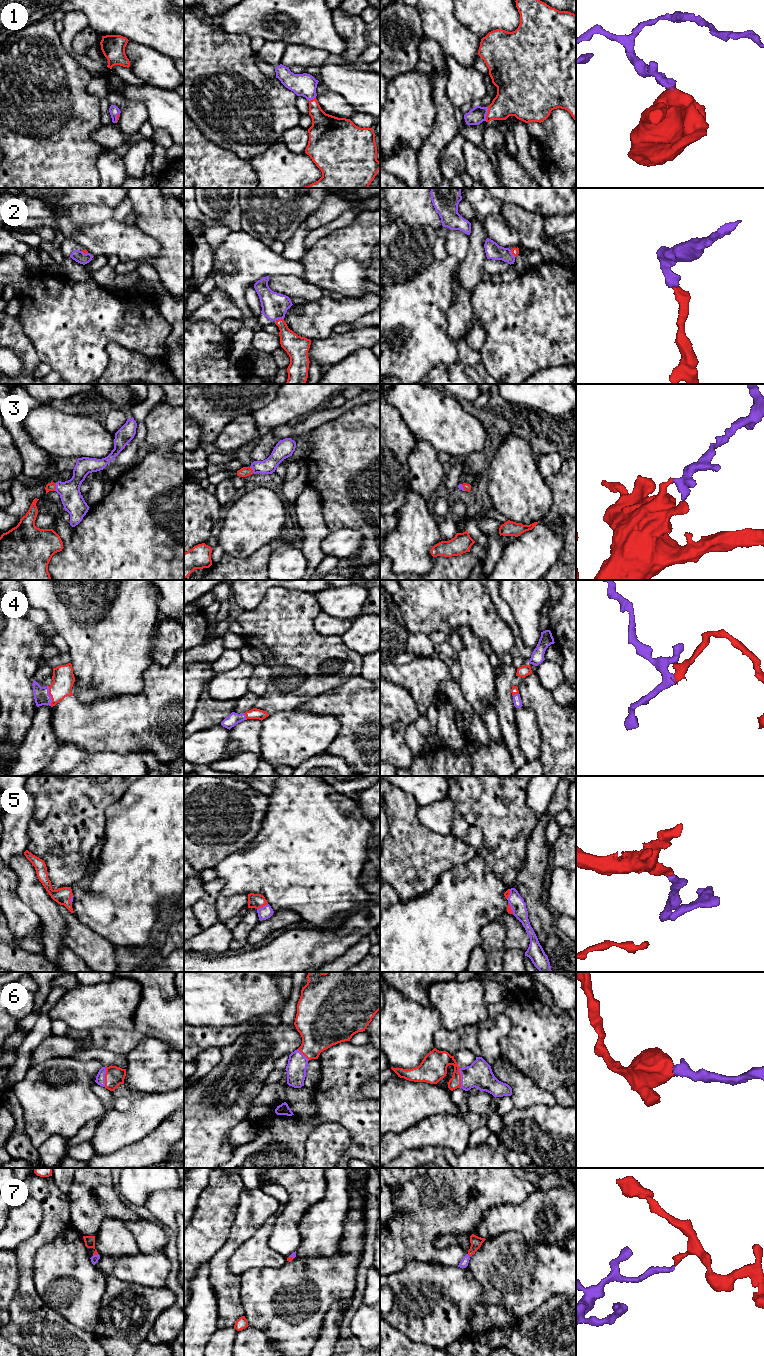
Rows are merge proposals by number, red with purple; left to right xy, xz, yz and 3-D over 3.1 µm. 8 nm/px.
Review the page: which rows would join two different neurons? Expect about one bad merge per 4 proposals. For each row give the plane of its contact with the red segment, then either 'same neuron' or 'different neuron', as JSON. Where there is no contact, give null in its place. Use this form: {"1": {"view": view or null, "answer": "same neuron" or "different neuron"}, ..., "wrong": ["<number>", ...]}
{"1": {"view": "yz", "answer": "same neuron"}, "2": {"view": "xz", "answer": "same neuron"}, "3": {"view": "xy", "answer": "same neuron"}, "4": {"view": "xy", "answer": "same neuron"}, "5": {"view": "xz", "answer": "same neuron"}, "6": {"view": "xy", "answer": "same neuron"}, "7": {"view": "xy", "answer": "same neuron"}, "wrong": []}

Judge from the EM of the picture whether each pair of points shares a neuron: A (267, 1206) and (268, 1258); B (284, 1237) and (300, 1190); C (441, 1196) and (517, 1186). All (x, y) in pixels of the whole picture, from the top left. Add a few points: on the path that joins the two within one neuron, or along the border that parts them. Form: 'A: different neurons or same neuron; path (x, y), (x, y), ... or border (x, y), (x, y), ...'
A: same neuron; path (254, 1219), (252, 1221), (252, 1235), (255, 1245)
B: same neuron; path (286, 1225), (299, 1202)
C: same neuron; path (460, 1187), (498, 1186)

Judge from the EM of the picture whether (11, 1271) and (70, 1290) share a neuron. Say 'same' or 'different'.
different

